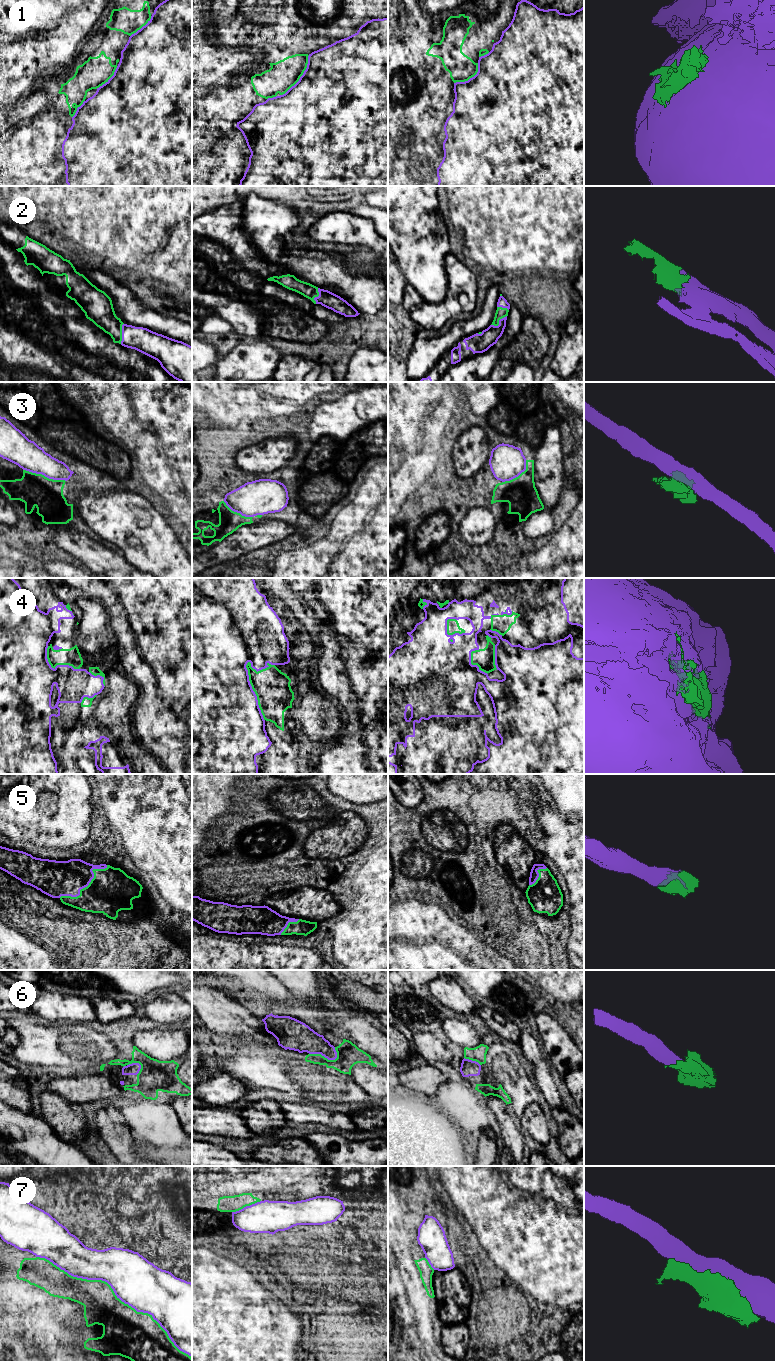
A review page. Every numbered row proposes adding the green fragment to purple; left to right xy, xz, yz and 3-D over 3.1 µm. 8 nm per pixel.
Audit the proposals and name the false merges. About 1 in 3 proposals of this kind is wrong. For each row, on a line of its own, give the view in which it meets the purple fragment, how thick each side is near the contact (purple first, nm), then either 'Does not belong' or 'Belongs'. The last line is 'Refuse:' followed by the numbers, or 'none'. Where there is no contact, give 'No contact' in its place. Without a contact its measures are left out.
1: Touches purple in xz. Thickness 500 nm (purple) against 240 nm. Belongs
2: Touches purple in xy. Thickness 200 nm (purple) against 220 nm. Belongs
3: Touches purple in xy. Thickness 220 nm (purple) against 260 nm. Does not belong
4: Touches purple in xz. Thickness 500 nm (purple) against 280 nm. Belongs
5: Touches purple in xy. Thickness 280 nm (purple) against 360 nm. Belongs
6: Touches purple in xz. Thickness 220 nm (purple) against 190 nm. Belongs
7: Touches purple in xy. Thickness 380 nm (purple) against 320 nm. Does not belong
Refuse: 3, 7

